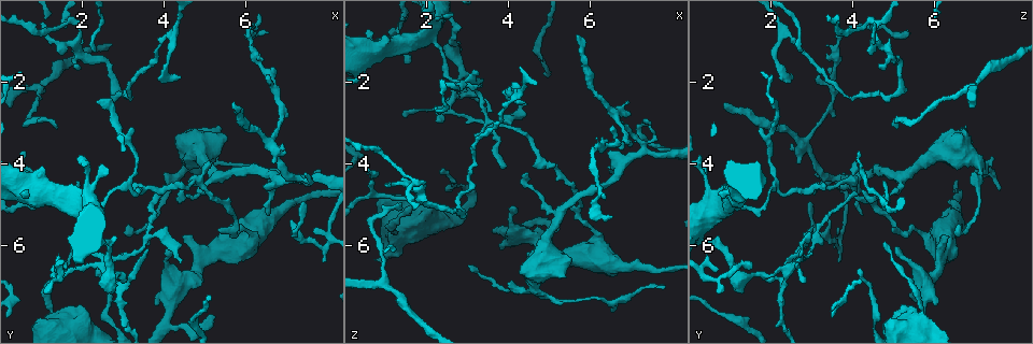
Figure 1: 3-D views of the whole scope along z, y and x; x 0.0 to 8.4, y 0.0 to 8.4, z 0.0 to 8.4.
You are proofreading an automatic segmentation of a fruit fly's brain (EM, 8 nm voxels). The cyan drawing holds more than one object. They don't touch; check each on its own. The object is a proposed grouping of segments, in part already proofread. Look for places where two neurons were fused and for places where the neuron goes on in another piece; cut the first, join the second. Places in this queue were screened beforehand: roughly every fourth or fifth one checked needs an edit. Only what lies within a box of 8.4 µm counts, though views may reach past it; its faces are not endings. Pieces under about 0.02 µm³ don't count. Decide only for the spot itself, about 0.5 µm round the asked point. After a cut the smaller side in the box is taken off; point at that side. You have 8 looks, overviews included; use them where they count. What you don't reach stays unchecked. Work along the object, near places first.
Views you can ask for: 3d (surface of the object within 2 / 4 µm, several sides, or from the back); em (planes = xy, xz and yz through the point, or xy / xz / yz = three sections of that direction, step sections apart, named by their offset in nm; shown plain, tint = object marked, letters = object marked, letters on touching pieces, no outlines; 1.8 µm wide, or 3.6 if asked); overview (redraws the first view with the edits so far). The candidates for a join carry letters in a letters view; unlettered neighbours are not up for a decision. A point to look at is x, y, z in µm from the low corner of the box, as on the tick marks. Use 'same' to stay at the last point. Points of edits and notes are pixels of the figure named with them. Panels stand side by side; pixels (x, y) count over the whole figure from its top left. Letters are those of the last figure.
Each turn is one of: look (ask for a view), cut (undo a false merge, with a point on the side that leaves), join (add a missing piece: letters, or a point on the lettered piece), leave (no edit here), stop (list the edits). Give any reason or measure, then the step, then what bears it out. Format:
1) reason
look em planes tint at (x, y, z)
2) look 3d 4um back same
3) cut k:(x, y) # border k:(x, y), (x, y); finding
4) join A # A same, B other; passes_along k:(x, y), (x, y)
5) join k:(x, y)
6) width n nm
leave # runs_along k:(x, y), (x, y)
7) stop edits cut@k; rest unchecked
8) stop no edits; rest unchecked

free end
look 3d 2um at (4.20, 6.00, 5.10)

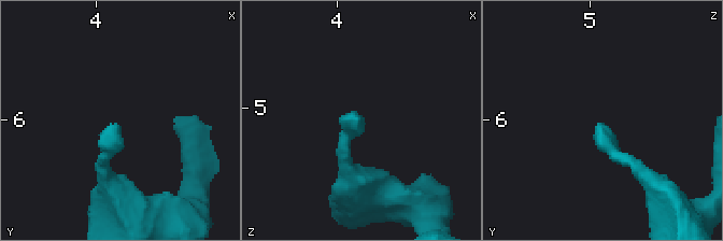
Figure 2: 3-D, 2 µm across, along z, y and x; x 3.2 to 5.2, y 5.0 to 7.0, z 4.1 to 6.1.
shape alone is not enough
look em planes letters at (4.14, 6.00, 5.08)

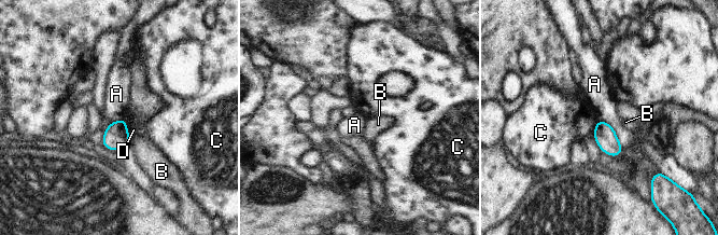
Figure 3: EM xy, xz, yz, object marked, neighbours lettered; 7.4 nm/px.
width 160 nm; longest_contact A 280 nm
leave # A other, B other, C other, D other; no lettered piece goes on from it

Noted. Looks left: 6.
branch stops here
look em planes letters at (7.85, 6.40, 3.70)

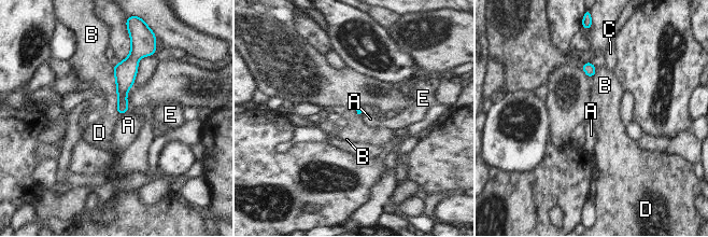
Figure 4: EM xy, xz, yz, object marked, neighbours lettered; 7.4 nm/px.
leave # A other, B other, C other, D other, E other; runs_along 4:(132, 55), (125, 72), (121, 111); no lettered piece goes on from it

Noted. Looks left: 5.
tapers out
look em planes plain at (4.35, 1.85, 2.50)

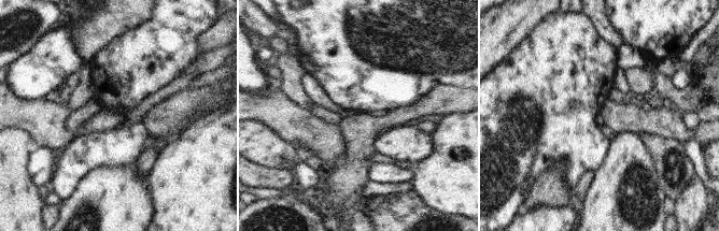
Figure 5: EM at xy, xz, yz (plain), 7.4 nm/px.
see the neighbours
look em planes letters same

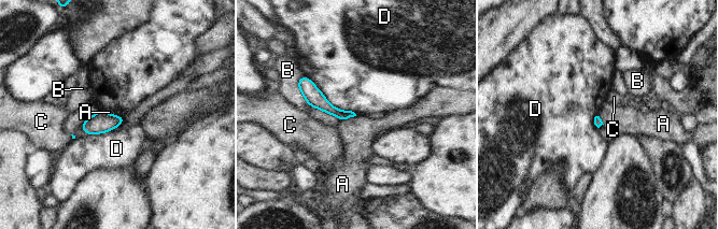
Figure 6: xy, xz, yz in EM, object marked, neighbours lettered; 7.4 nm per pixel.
longest_contact D 500 nm
leave # A other, B other, C other, D other; runs_along 6:(301, 82), (327, 108), (351, 114); no lettered piece goes on from it

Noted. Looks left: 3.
stop no edits; rest unchecked

